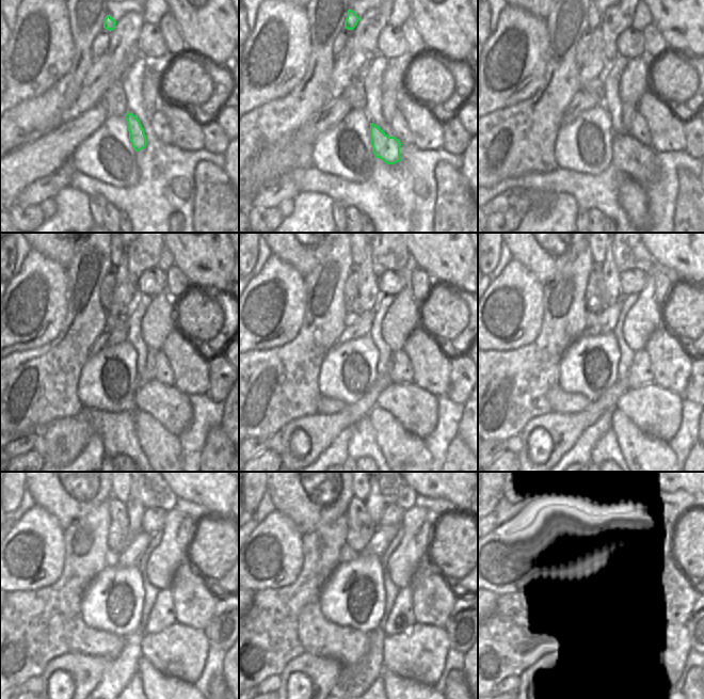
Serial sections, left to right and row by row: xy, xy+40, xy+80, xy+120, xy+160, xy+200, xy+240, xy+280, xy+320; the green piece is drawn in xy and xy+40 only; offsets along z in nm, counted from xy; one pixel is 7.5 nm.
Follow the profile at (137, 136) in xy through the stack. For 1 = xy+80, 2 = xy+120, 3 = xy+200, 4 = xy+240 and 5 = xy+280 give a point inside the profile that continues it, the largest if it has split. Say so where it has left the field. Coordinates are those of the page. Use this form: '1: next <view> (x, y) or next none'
1: next xy+80 (638, 162)
2: next xy+120 (166, 404)
3: next xy+200 (657, 412)
4: next xy+240 (179, 651)
5: next xy+280 (418, 653)

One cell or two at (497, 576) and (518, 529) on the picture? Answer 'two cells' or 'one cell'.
one cell

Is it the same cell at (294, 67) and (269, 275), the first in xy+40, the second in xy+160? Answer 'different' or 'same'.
same

